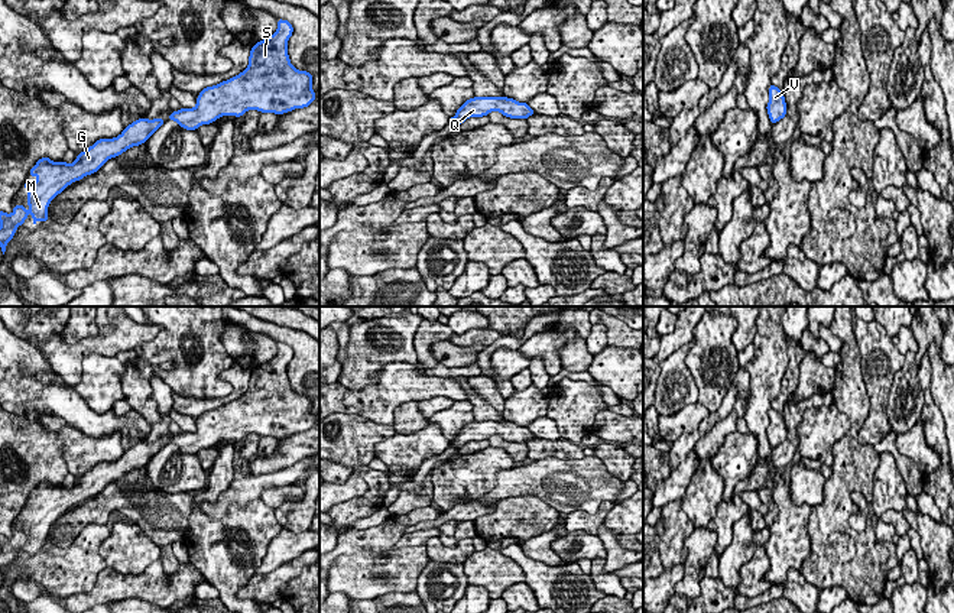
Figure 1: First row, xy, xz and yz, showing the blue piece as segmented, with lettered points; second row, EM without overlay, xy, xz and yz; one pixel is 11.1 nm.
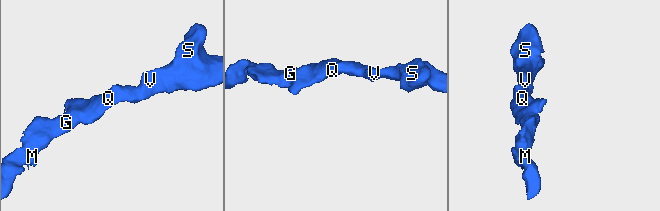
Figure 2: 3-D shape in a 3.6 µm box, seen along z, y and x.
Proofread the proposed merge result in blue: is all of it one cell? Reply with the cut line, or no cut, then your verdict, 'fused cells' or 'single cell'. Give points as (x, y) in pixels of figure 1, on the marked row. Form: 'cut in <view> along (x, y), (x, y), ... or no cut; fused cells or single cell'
no cut; single cell

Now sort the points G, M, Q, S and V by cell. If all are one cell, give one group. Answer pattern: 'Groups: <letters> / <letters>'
Groups: G M Q S V

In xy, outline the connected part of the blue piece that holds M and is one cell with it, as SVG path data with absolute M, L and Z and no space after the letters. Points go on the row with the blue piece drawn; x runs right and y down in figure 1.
M156 117L147 120L137 119L113 139L98 139L93 146L77 155L77 160L68 165L65 160L52 162L49 158L40 158L32 166L29 175L38 176L38 181L23 184L27 189L27 205L33 218L48 221L48 207L51 201L61 194L68 185L82 179L87 175L95 173L110 158L116 158L133 146L145 143L165 120Z

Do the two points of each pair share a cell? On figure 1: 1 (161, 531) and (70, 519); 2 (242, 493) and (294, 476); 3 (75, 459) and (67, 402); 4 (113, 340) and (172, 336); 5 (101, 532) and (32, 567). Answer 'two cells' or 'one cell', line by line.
1: one cell
2: one cell
3: two cells
4: two cells
5: one cell

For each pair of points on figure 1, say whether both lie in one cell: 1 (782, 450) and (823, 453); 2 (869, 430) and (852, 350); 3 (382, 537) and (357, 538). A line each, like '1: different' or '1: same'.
1: different
2: different
3: same

